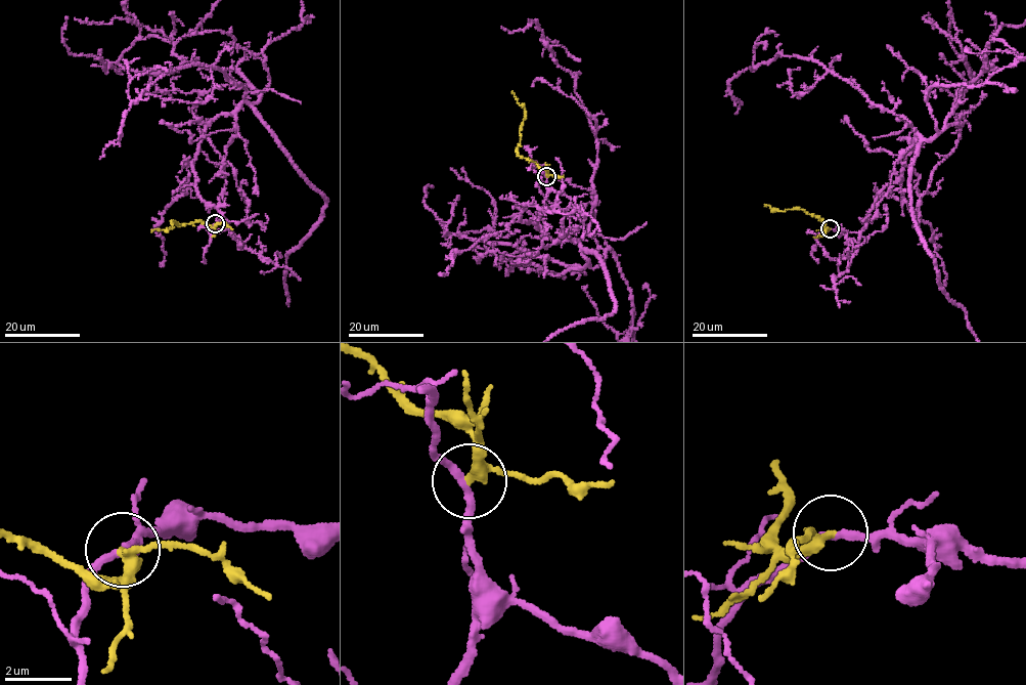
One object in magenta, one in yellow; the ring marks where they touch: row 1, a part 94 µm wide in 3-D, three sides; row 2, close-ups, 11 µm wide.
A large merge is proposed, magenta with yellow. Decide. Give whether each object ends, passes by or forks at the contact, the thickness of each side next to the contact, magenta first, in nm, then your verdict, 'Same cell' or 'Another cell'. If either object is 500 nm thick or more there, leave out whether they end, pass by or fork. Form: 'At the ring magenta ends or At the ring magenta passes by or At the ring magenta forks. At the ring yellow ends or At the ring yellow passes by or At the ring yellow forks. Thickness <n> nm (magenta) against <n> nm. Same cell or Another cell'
At the ring magenta passes by. At the ring yellow passes by. Thickness 240 nm (magenta) against 280 nm. Another cell

